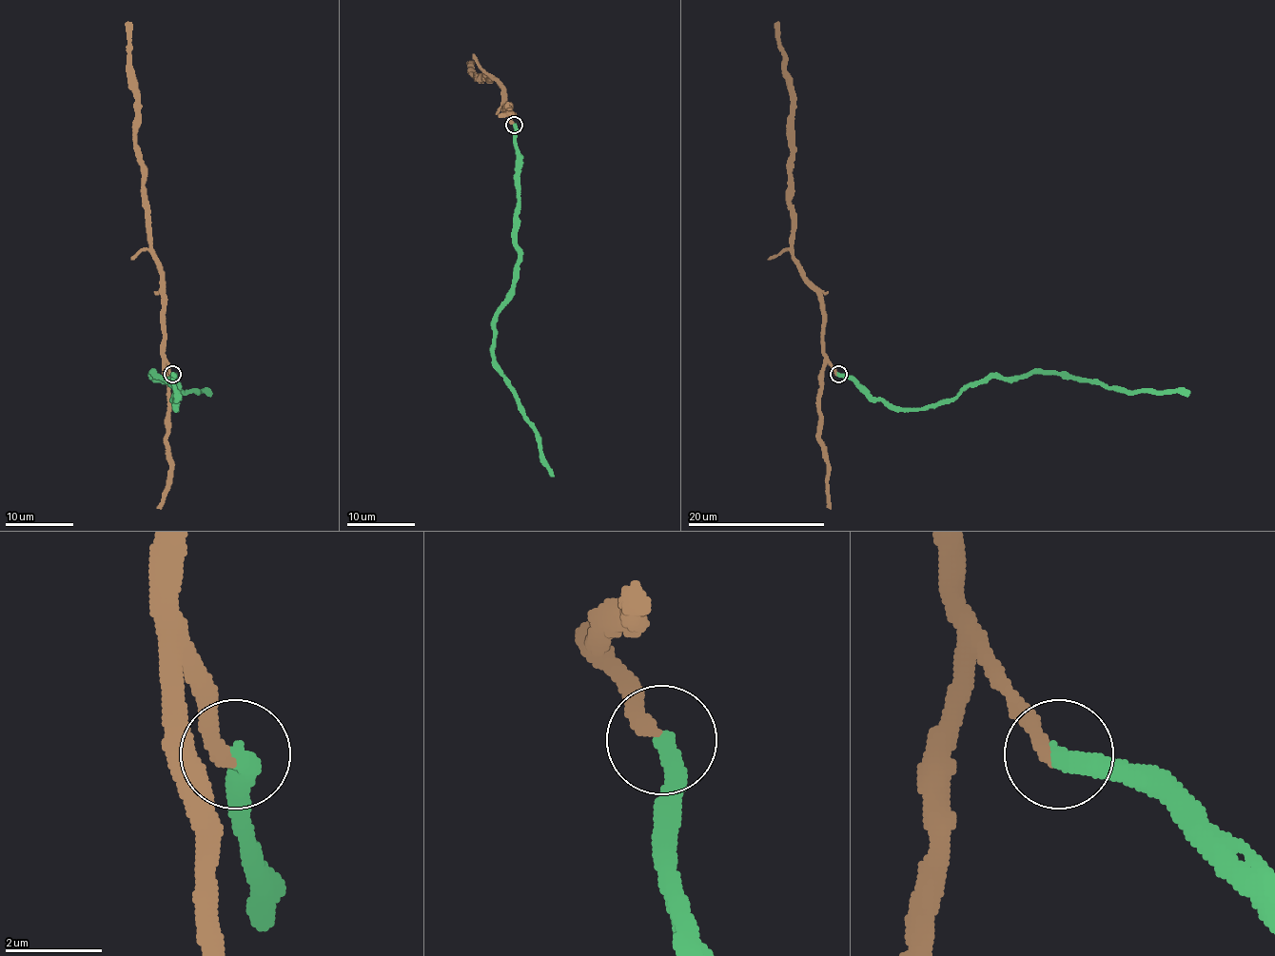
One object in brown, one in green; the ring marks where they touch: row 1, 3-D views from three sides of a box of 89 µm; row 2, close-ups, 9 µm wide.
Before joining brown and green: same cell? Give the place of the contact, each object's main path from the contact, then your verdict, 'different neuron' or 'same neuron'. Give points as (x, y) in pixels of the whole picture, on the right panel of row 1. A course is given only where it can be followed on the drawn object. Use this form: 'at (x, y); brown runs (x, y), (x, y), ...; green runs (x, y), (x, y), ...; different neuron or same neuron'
at (838, 374); brown runs (837, 374), (824, 352), (822, 296), (793, 254), (790, 162), (793, 87), (786, 70), (777, 21); green runs (837, 374), (903, 408), (1028, 373), (1189, 393); same neuron

